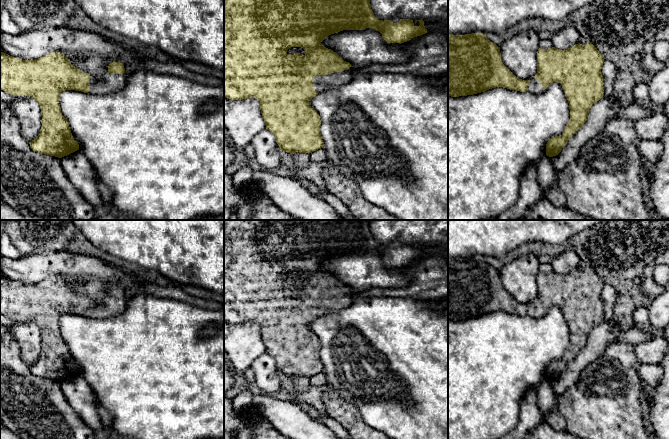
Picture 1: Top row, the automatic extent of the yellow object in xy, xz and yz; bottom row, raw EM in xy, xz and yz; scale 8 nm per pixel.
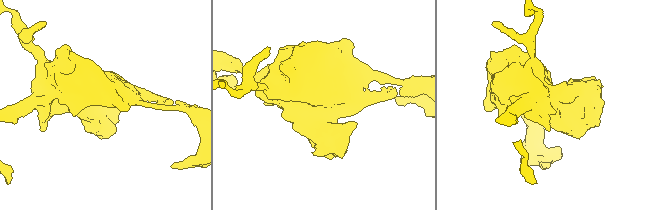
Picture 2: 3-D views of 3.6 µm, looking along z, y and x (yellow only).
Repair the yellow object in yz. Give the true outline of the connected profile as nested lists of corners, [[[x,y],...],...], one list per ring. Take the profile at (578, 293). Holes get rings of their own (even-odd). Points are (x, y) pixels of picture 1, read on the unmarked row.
[[[483,257],[465,259],[448,258],[448,320],[459,321],[503,311],[532,318],[542,317],[551,307],[561,308],[569,327],[570,343],[560,360],[551,361],[546,368],[546,379],[558,379],[567,365],[586,346],[591,330],[604,320],[601,293],[605,281],[588,265],[586,269],[575,268],[567,274],[552,271],[537,275],[537,297],[529,304],[516,301],[502,286],[500,271]]]

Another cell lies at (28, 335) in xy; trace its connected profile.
[[[18,322],[9,327],[10,332],[18,341],[23,361],[31,366],[40,357],[42,351],[41,332],[34,322]]]

